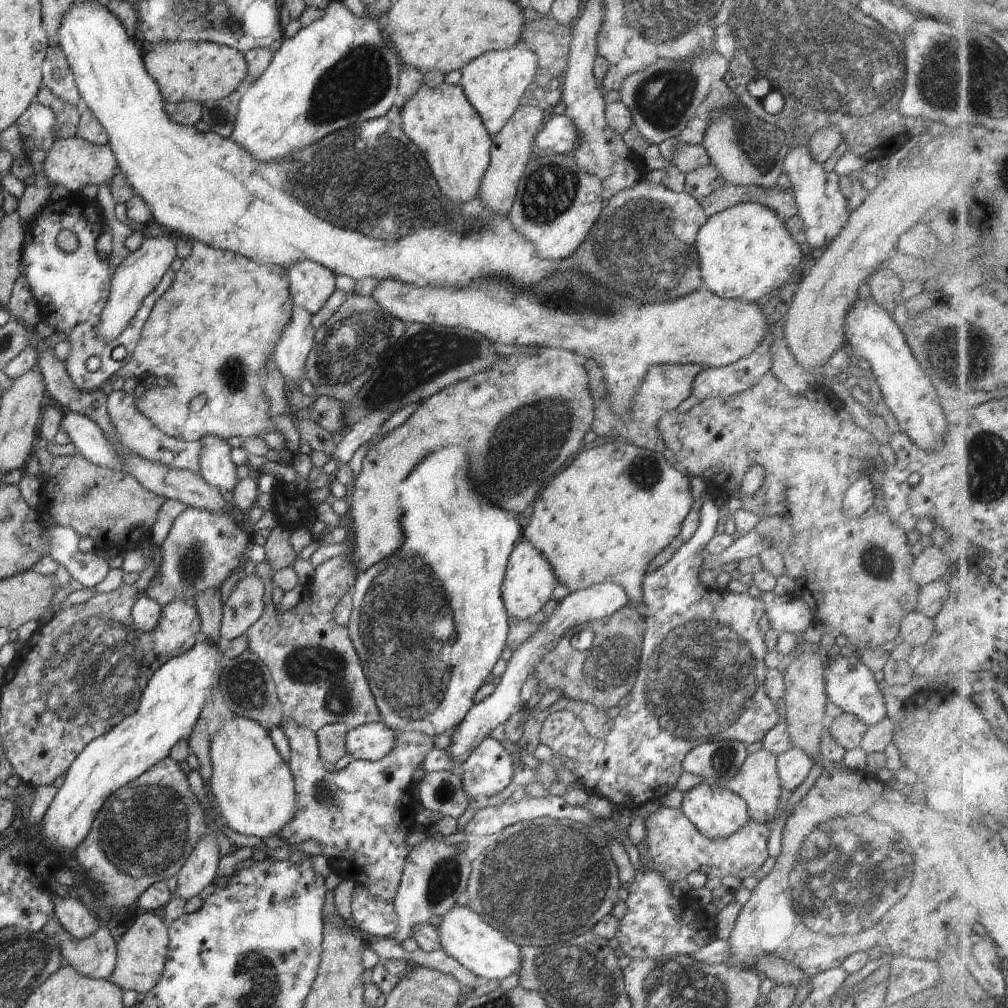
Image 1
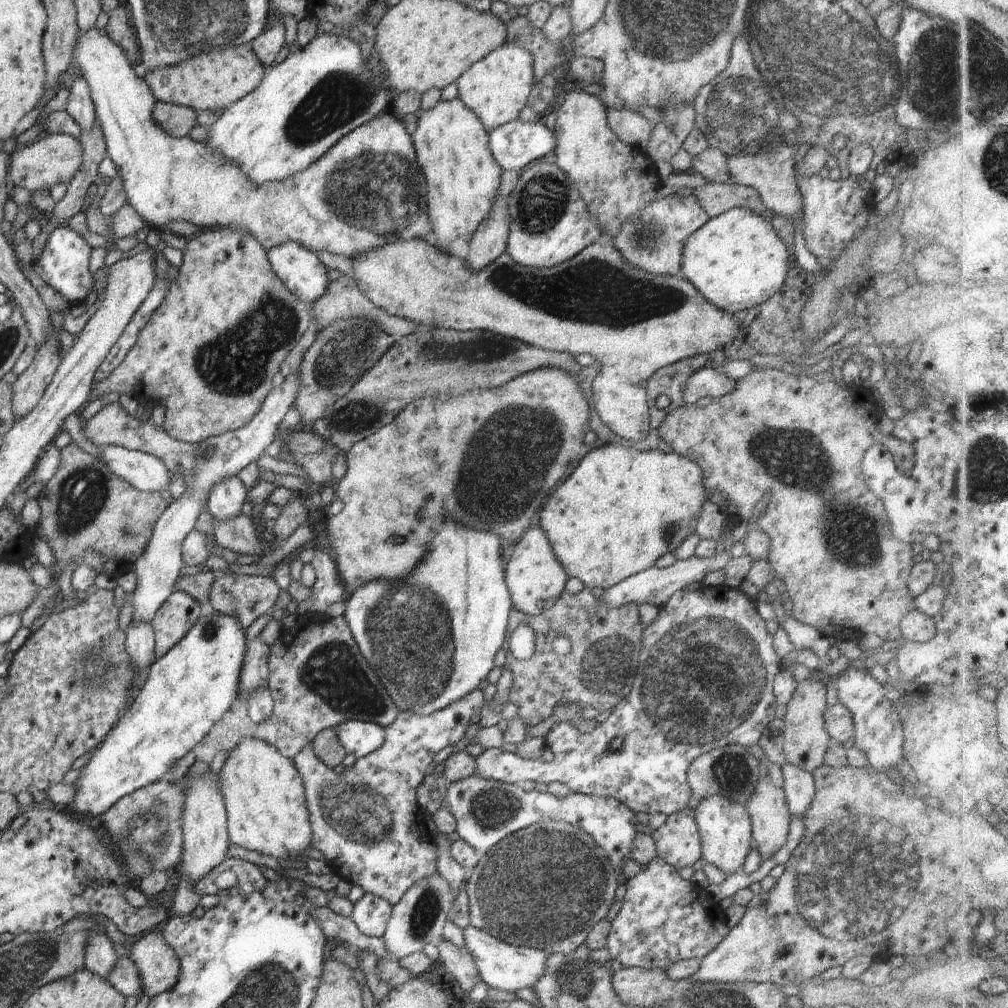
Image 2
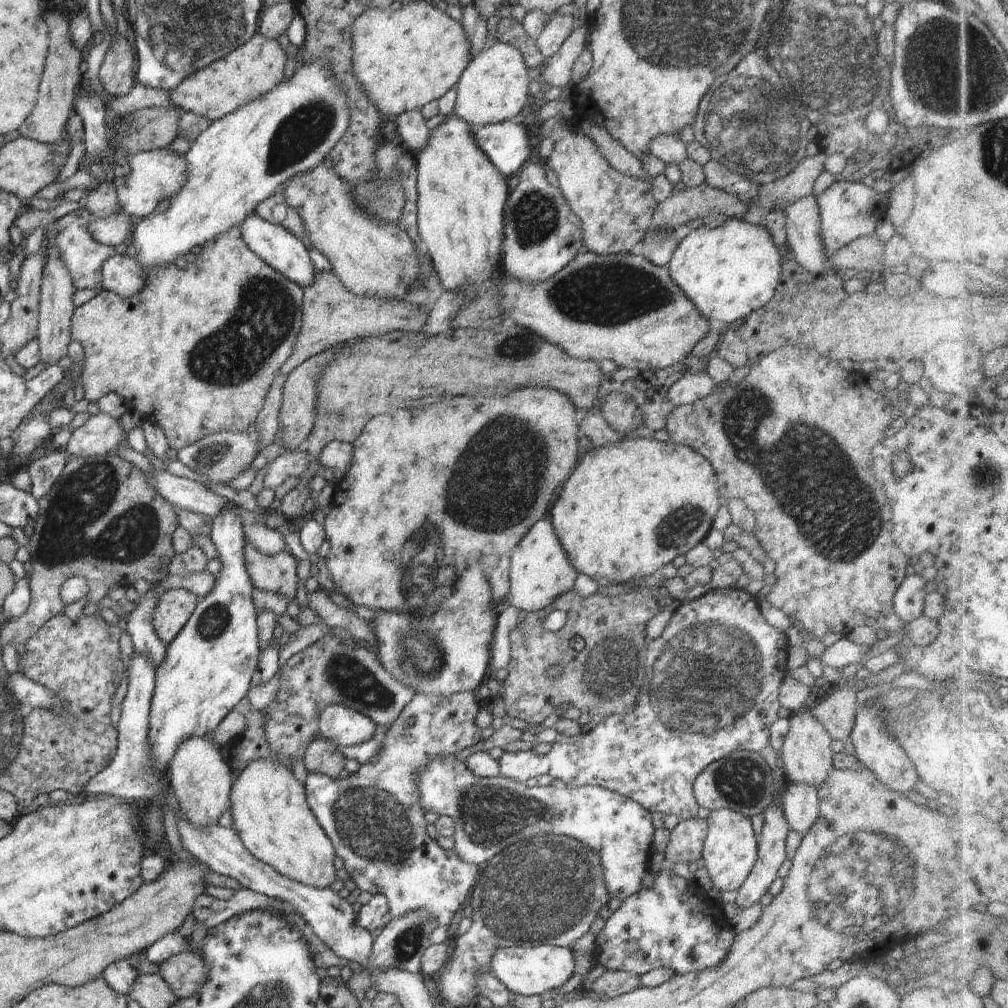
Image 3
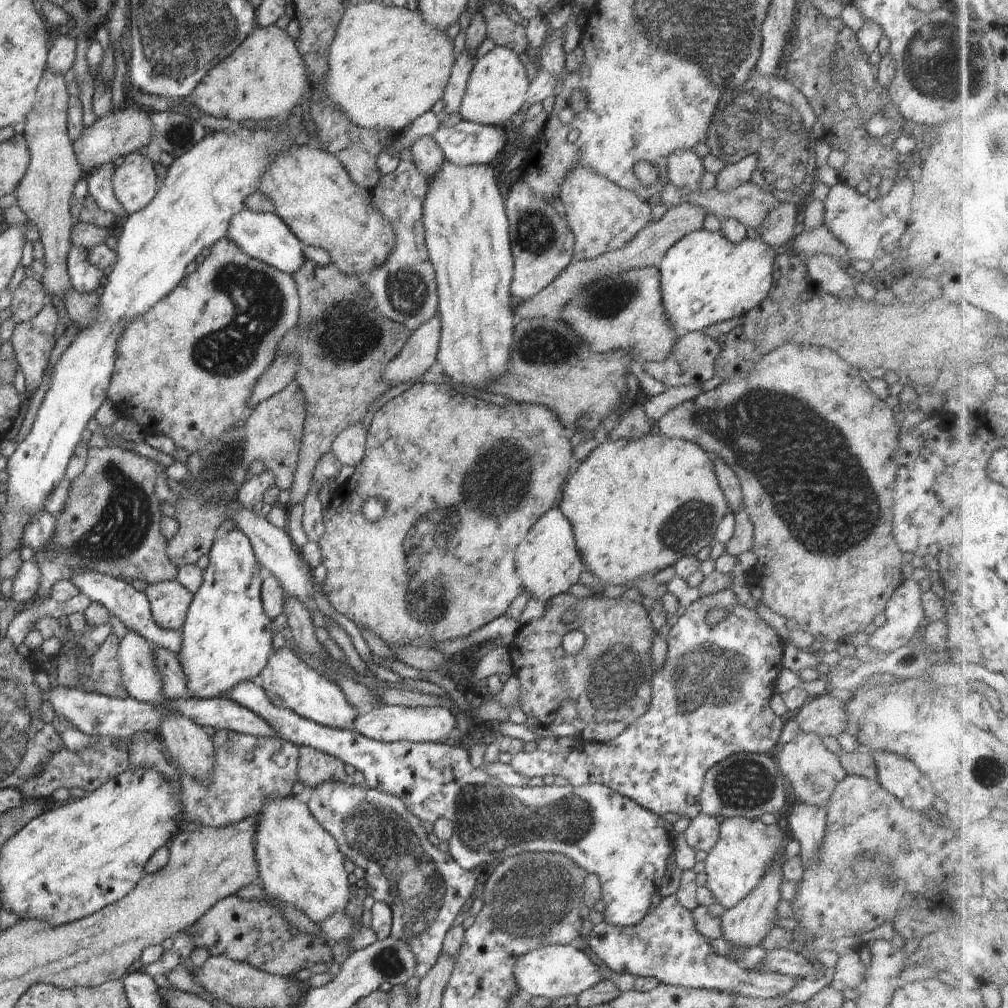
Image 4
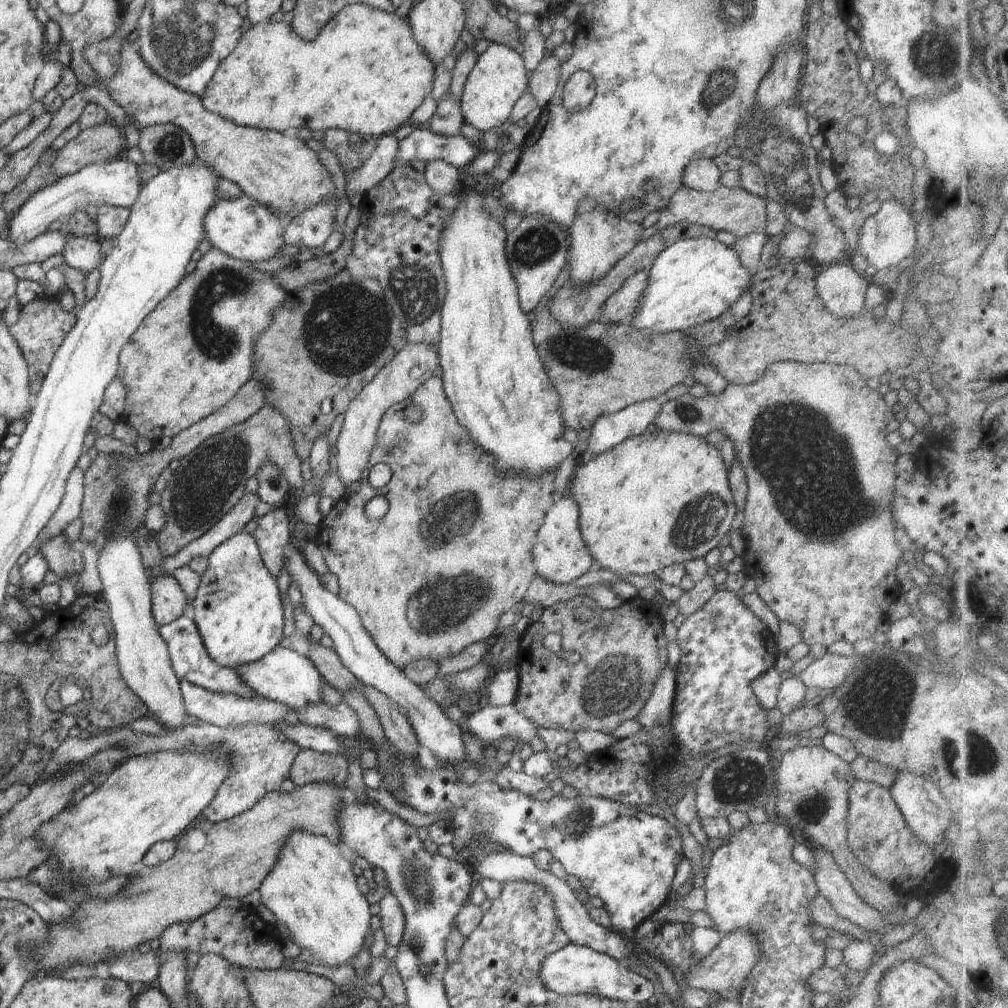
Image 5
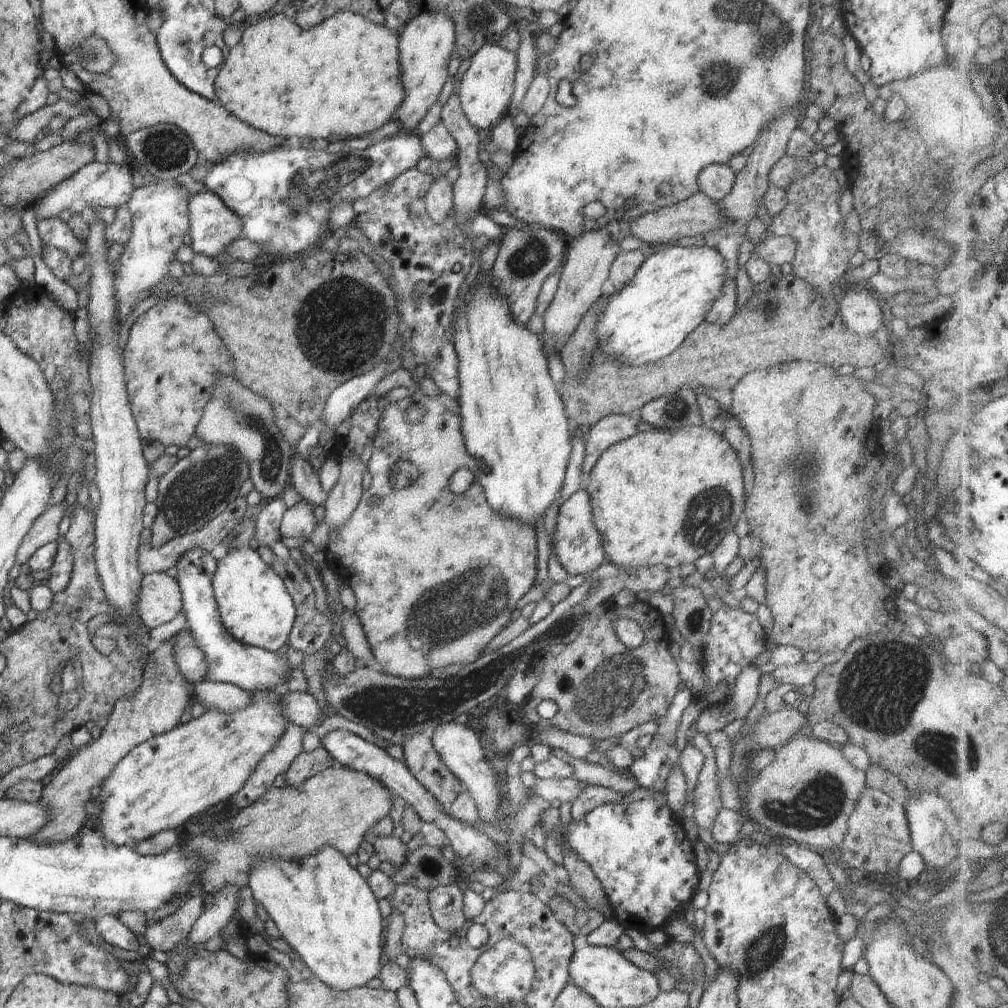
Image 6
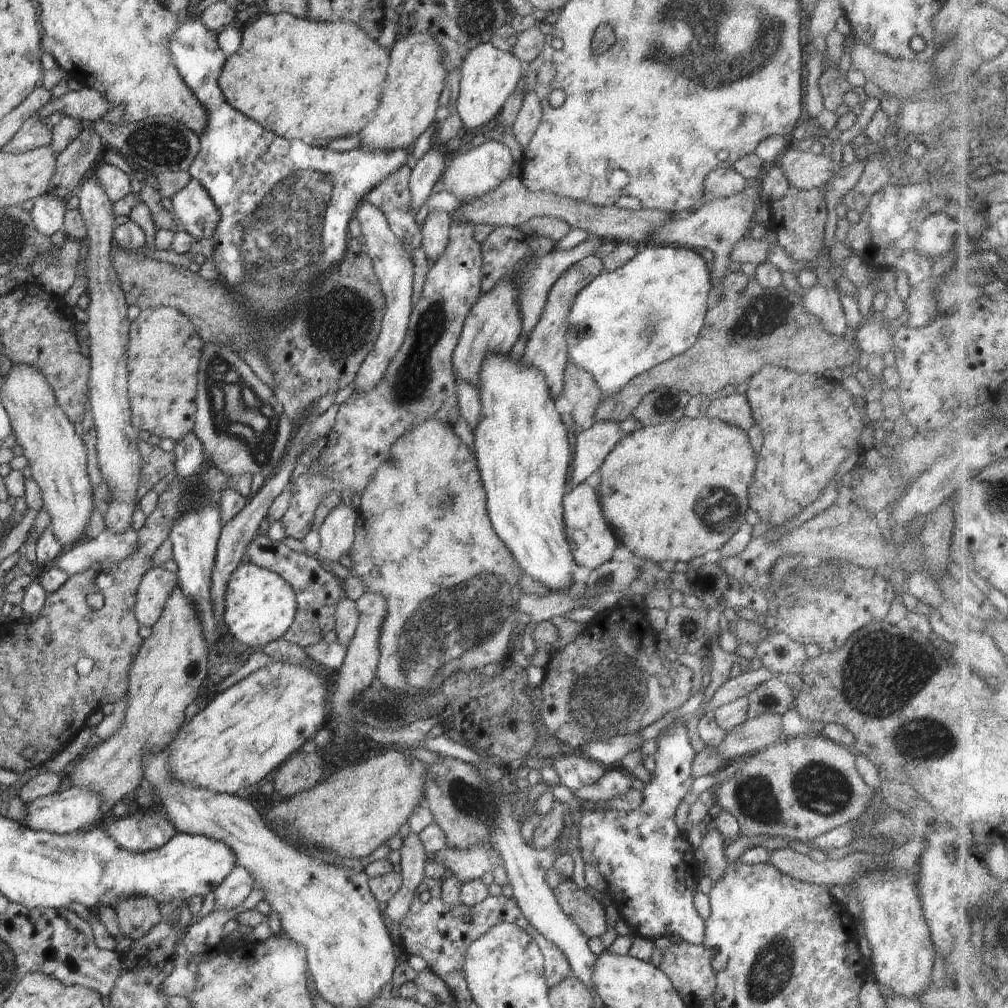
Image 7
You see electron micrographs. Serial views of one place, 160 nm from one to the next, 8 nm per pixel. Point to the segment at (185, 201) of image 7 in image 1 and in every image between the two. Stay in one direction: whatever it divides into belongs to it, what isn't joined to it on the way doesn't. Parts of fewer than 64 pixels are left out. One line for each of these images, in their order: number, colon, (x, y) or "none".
1: (311, 284)
2: (303, 273)
3: (276, 246)
4: (265, 237)
5: (242, 228)
6: (214, 227)

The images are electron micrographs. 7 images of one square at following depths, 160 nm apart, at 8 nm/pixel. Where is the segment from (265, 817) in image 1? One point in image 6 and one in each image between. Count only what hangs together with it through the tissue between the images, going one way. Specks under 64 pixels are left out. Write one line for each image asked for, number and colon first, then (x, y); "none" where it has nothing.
2: (264, 796)
3: (271, 815)
4: (299, 863)
5: (313, 891)
6: (322, 907)

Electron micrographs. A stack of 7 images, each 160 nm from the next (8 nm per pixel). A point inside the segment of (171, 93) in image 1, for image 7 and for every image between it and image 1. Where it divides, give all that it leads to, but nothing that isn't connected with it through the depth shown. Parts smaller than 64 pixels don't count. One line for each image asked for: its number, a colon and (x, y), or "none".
2: (209, 81)
3: (252, 69)
4: (263, 79)
5: (364, 73)
6: (344, 75)
7: (294, 77)

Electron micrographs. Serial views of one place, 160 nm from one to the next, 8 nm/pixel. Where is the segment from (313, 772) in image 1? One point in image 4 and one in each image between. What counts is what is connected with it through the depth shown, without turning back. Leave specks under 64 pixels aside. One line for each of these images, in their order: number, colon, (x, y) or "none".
2: (365, 821)
3: (373, 818)
4: (426, 889)

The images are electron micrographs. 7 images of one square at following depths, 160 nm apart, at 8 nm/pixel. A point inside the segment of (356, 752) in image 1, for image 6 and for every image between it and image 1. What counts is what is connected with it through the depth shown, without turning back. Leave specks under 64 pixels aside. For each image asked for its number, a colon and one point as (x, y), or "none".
2: (360, 738)
3: (347, 727)
4: (312, 696)
5: (283, 675)
6: (251, 668)

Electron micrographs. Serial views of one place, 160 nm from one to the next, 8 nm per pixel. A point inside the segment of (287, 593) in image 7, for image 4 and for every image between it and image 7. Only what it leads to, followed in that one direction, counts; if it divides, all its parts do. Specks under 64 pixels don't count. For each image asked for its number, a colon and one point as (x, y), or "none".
4: (227, 639)
5: (238, 610)
6: (255, 608)

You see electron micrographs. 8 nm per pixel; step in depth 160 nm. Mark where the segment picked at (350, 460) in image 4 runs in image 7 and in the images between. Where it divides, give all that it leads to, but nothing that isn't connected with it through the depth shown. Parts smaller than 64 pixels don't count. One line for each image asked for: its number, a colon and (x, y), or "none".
5: (409, 369)
6: (342, 500)
7: (337, 531)

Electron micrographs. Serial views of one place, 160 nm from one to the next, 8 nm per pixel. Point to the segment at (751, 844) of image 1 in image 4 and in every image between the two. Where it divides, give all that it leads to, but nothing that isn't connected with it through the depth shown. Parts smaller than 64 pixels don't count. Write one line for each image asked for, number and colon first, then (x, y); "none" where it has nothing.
2: (678, 842)
3: (686, 842)
4: (703, 830)

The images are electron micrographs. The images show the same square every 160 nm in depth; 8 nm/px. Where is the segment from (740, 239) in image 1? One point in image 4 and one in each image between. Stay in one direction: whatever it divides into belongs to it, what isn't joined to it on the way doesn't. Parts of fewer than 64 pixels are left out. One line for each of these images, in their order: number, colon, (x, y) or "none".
2: (736, 260)
3: (728, 271)
4: (705, 279)

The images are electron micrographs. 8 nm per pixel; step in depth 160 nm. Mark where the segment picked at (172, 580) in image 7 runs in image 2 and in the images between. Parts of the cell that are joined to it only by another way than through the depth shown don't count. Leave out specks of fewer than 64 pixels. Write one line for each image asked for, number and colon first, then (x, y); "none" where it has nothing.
2: (173, 620)
3: (175, 606)
4: (169, 601)
5: (169, 602)
6: (160, 600)

